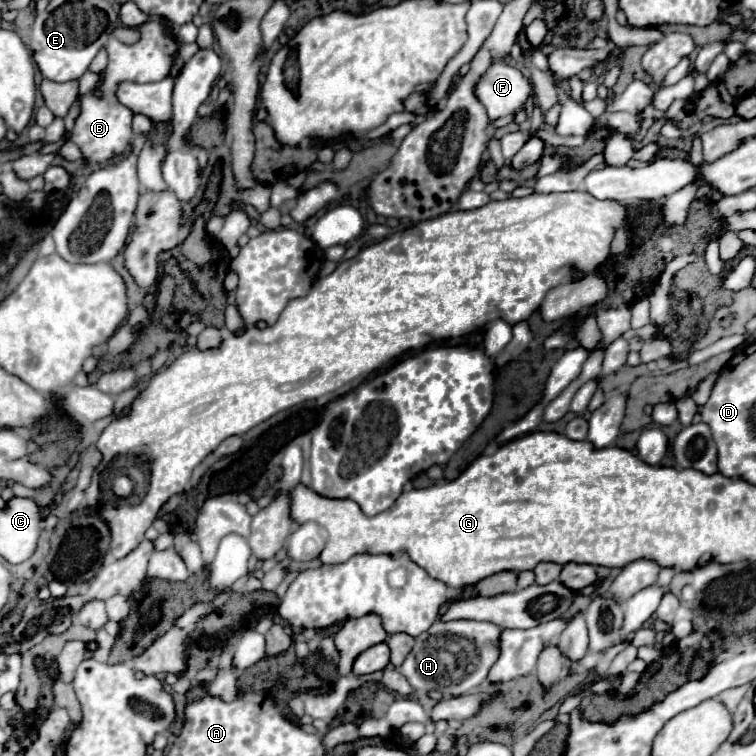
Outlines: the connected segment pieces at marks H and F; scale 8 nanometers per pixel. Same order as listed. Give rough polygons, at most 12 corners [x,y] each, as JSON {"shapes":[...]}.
{"shapes":[[[435,621],[399,671],[459,697],[485,683],[501,627]],[[493,63],[475,87],[491,119],[515,115],[531,83]]]}

